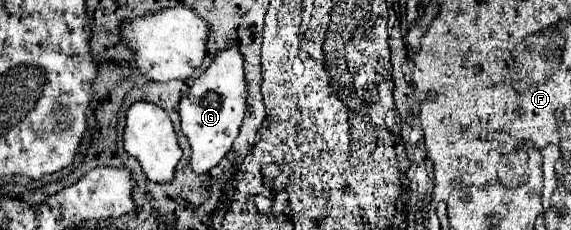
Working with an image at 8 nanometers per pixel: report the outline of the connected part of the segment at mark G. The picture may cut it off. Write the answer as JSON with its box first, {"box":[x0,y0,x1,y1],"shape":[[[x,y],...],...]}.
{"box":[179,47,247,173],"shape":[[[237,47],[219,51],[209,69],[193,83],[193,87],[189,87],[189,91],[183,95],[179,103],[181,131],[187,135],[191,143],[191,167],[195,173],[207,173],[231,151],[231,145],[239,135],[239,127],[247,111],[245,99],[247,81],[241,51]]]}

